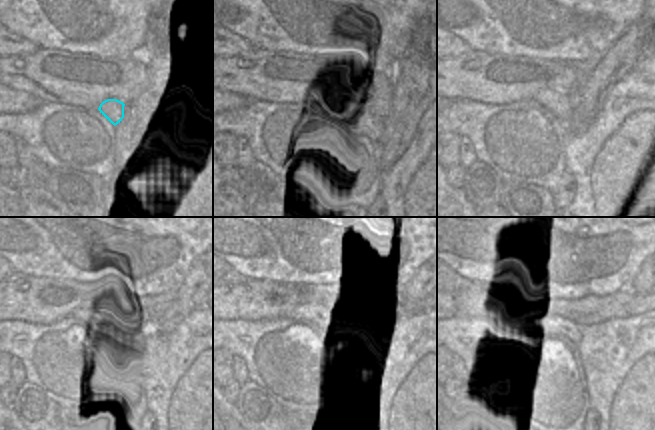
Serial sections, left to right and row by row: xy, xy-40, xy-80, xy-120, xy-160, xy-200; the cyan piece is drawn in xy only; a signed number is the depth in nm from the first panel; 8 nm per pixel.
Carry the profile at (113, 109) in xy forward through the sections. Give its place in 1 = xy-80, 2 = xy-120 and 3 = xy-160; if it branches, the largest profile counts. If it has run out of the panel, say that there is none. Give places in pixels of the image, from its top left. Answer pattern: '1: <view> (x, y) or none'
1: xy-80 (554, 101)
2: xy-120 (106, 325)
3: xy-160 (314, 314)

